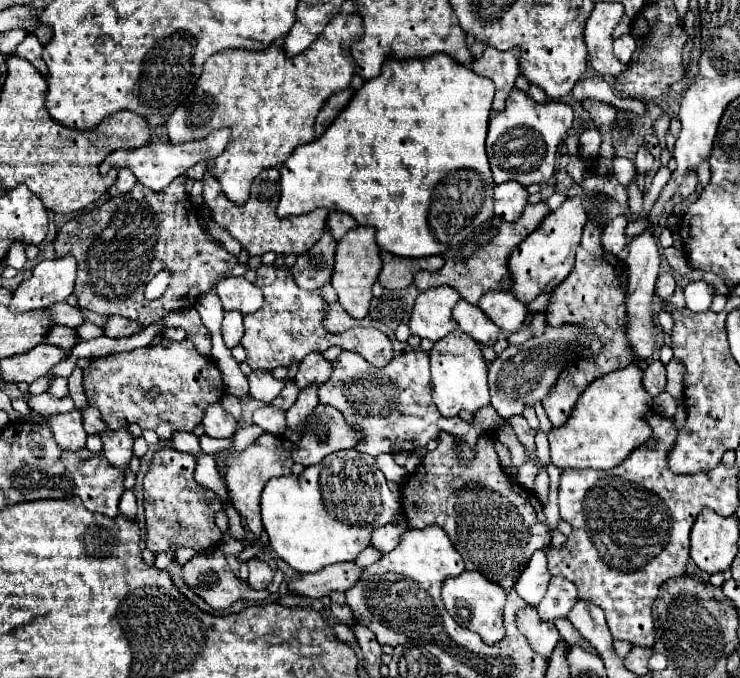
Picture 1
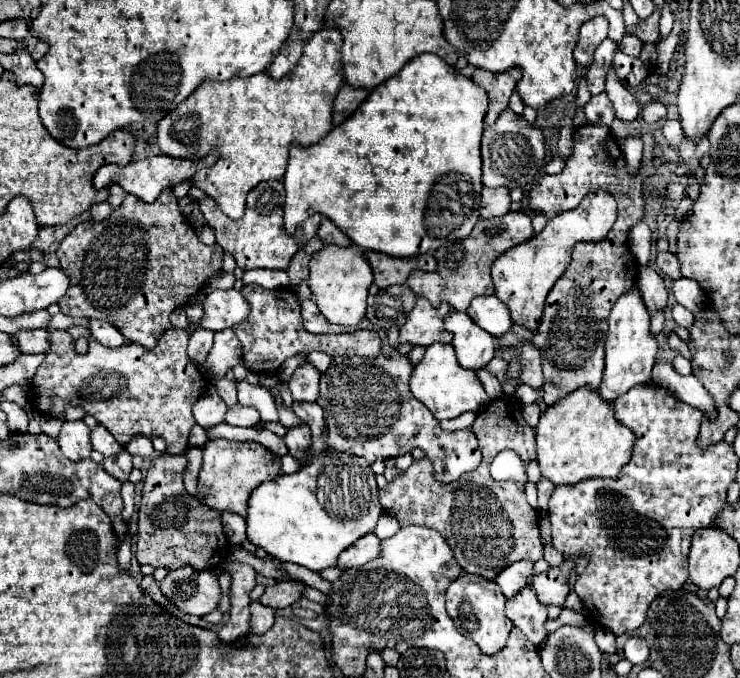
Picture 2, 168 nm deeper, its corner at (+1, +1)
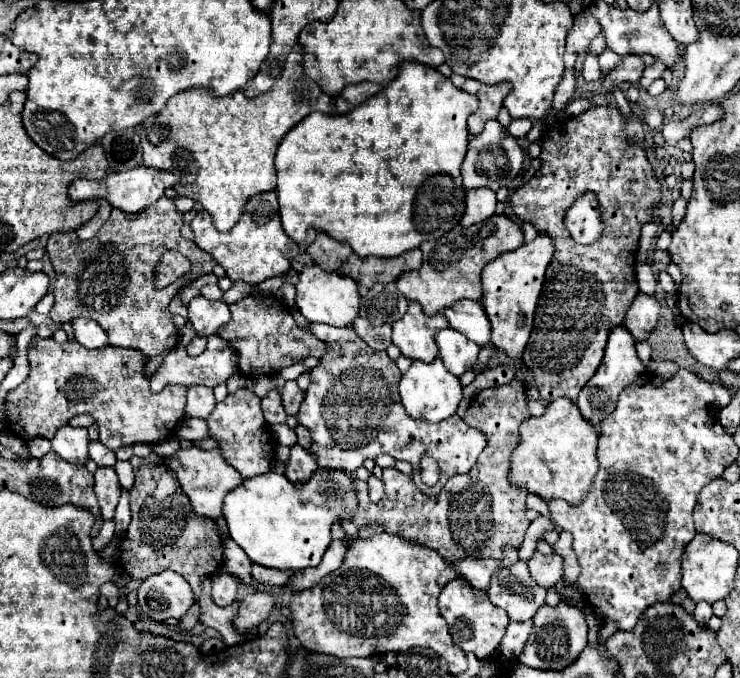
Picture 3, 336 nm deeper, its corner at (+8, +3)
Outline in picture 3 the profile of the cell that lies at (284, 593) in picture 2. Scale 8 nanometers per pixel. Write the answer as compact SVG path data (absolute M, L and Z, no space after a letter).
M252 592L240 600L240 610L234 620L238 632L250 630L264 622L274 608L274 598L268 592Z

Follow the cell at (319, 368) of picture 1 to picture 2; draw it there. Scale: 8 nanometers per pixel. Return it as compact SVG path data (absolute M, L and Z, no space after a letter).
M311 364L297 368L289 380L289 390L293 394L293 400L315 402L319 396L319 376L321 374Z

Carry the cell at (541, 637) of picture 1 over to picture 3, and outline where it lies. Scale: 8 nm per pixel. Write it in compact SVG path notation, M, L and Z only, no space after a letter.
M518 562L512 568L496 570L492 578L492 586L488 588L488 596L500 608L504 608L512 622L530 620L536 610L546 600L546 590L536 586L536 582L528 574L526 562Z

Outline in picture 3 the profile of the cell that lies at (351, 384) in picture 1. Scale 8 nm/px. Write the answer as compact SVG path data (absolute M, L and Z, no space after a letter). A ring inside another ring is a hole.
M310 324L310 330L324 342L330 342L332 350L336 350L336 354L326 354L312 370L310 388L306 390L300 412L296 414L298 422L312 434L312 452L320 468L342 468L354 472L368 458L376 460L380 454L390 454L398 460L408 460L414 466L412 478L416 486L426 496L436 496L448 478L464 474L476 464L486 446L484 434L470 428L458 416L438 424L408 416L398 396L402 372L386 352L372 350L358 338L352 326L332 328L328 324ZM340 350L348 356L348 366L336 366L336 362L332 362L332 358L340 358ZM424 456L432 456L438 462L440 480L434 486L424 484L420 478L420 462Z

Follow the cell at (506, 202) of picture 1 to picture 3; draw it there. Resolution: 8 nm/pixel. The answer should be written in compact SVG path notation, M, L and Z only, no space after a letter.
M474 188L466 194L466 212L462 226L472 226L490 218L496 210L496 192L490 188Z

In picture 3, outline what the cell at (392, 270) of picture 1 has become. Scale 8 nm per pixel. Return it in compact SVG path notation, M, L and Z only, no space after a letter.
M410 250L400 258L360 258L358 254L350 254L350 258L342 266L342 274L354 278L358 284L372 288L374 284L390 284L396 282L400 274L408 270L416 270L422 266L422 252Z

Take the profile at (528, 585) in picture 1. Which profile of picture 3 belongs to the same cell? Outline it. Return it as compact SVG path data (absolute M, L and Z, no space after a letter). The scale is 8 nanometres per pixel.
M464 558L464 562L452 562L458 576L468 580L478 590L488 590L492 574L502 566L500 560L478 560L478 558Z

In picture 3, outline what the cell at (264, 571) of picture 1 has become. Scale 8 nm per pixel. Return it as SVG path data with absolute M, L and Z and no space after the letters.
M218 570L214 576L212 576L212 600L218 604L218 606L228 606L236 600L236 594L238 594L238 578L226 570Z

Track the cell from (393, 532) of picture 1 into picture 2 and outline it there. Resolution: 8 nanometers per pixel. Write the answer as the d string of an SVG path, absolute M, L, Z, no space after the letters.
M367 534L363 538L359 538L355 544L351 544L351 548L347 548L347 552L343 552L343 556L339 556L337 568L347 570L353 566L363 566L369 560L373 560L375 556L379 556L379 538L375 534Z

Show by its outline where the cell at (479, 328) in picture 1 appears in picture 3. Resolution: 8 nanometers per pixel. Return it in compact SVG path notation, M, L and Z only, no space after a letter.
M442 328L436 334L436 344L440 350L440 358L444 362L444 366L456 374L462 376L466 370L470 370L476 364L480 346L472 340L468 340L464 334L460 334L454 328Z

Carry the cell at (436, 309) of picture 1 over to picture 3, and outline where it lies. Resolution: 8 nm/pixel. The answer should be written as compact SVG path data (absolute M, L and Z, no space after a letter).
M410 302L408 312L396 324L392 324L392 342L404 356L432 362L438 356L438 346L434 340L436 332L446 326L448 320L444 314L426 316L420 304Z

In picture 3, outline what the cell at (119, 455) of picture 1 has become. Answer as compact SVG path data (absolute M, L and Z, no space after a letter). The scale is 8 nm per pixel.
M100 466L94 474L94 492L98 496L102 518L114 518L114 508L120 498L118 474L112 466Z

